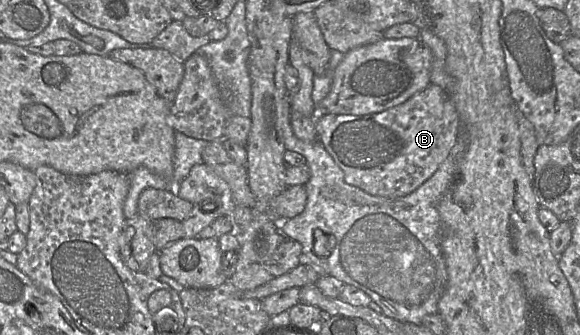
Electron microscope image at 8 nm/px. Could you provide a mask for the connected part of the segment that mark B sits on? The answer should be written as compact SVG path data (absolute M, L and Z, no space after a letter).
M430 83L403 103L378 113L351 115L319 112L315 116L315 128L325 150L344 172L347 184L370 195L397 198L420 187L445 161L458 135L459 117L450 95L440 86Z

